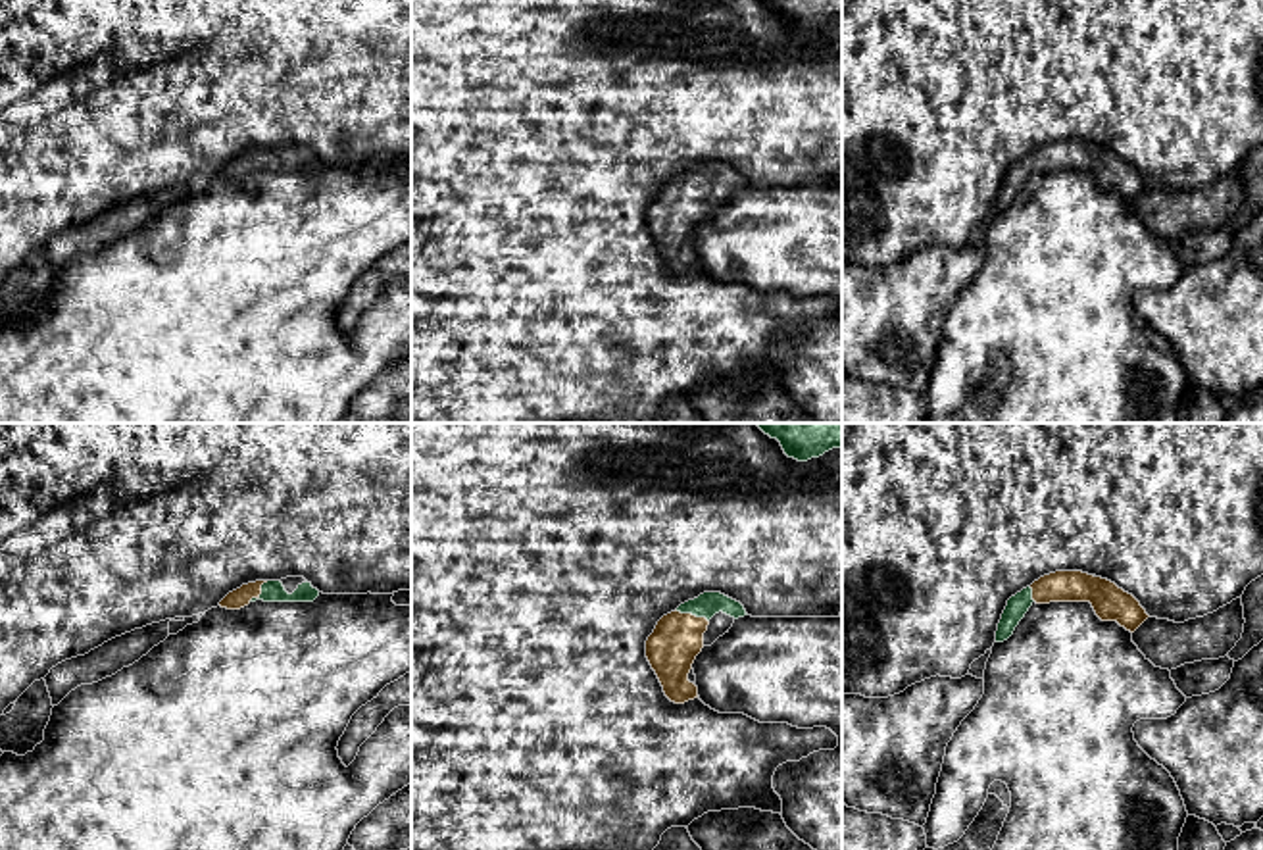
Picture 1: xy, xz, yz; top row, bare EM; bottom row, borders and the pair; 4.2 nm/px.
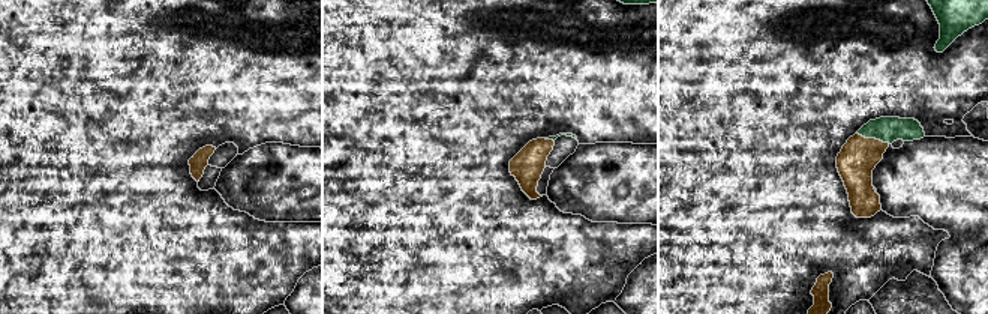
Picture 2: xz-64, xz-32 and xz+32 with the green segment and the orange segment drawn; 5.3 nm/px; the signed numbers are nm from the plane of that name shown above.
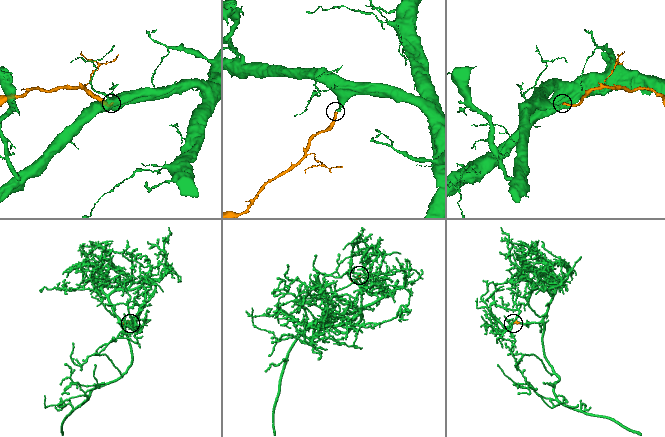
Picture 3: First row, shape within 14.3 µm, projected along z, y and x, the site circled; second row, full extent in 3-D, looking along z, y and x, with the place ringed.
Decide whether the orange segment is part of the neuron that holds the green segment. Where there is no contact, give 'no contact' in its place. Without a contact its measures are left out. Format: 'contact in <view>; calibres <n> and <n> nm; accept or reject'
contact in xz; calibres 100 and 220 nm; accept

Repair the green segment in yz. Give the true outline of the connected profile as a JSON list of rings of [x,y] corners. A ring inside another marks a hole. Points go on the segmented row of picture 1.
[[[1055,571],[1007,600],[998,623],[996,642],[1003,642],[1013,635],[1034,602],[1090,602],[1102,621],[1117,621],[1130,633],[1150,617],[1132,594],[1107,579],[1082,571]]]

